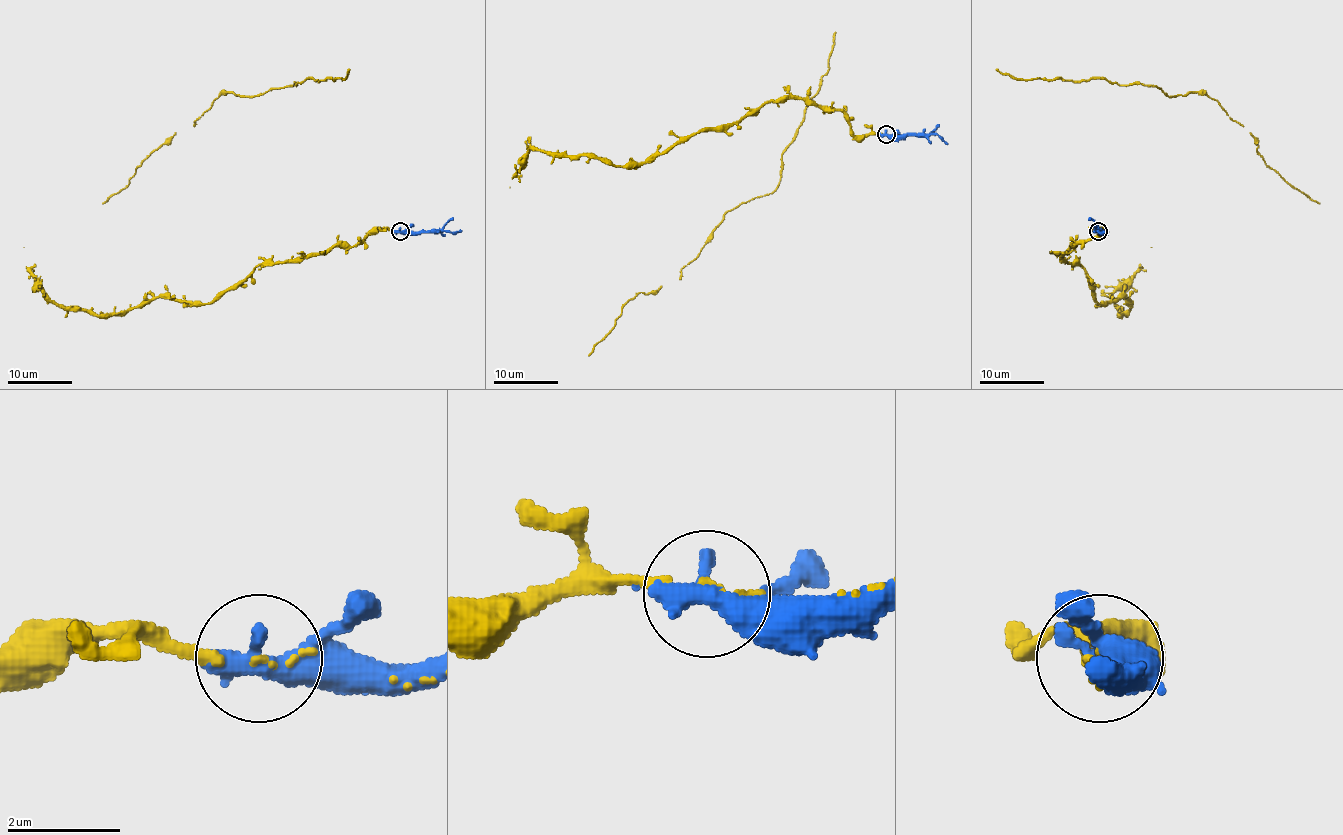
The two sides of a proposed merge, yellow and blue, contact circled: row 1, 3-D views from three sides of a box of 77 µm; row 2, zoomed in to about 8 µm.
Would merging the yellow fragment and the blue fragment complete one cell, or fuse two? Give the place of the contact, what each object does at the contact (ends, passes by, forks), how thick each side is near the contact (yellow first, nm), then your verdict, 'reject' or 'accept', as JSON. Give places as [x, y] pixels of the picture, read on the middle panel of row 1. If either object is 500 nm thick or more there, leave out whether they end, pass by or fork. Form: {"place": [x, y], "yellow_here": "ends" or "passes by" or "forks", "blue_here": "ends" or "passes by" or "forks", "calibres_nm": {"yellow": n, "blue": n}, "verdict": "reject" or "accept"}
{"place": [886, 134], "calibres_nm": {"yellow": 90, "blue": 600}, "verdict": "accept"}

